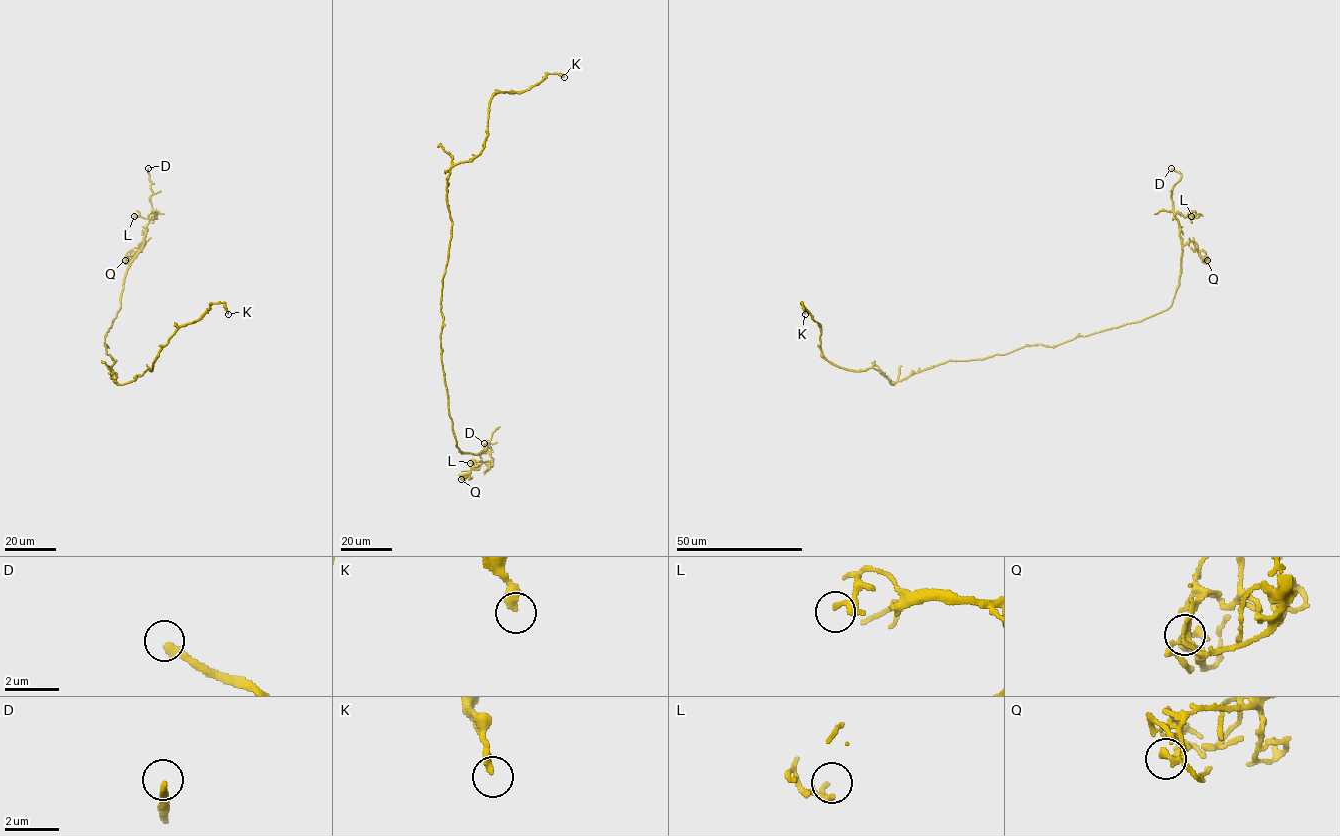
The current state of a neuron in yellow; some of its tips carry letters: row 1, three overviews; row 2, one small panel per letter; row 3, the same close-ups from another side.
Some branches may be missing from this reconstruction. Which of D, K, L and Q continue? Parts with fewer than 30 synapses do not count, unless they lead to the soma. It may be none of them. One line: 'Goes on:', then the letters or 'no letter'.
Goes on: D

